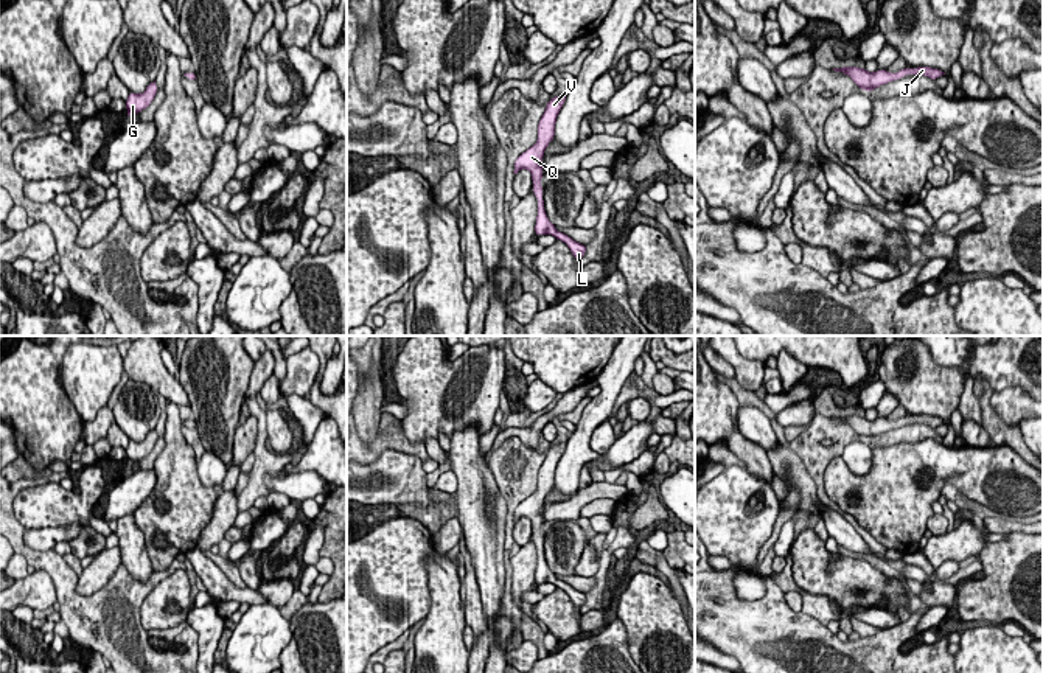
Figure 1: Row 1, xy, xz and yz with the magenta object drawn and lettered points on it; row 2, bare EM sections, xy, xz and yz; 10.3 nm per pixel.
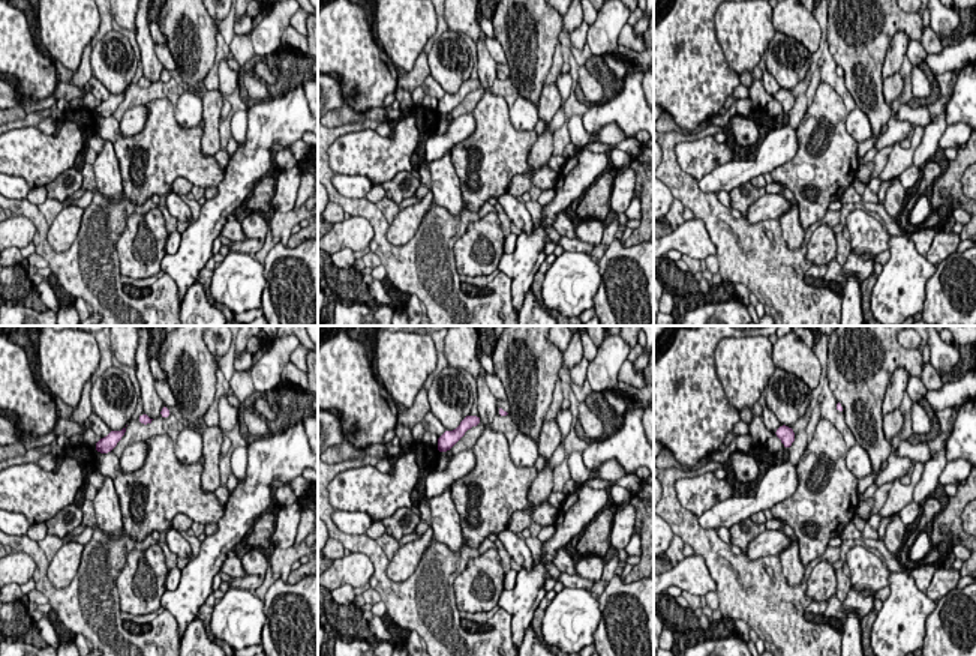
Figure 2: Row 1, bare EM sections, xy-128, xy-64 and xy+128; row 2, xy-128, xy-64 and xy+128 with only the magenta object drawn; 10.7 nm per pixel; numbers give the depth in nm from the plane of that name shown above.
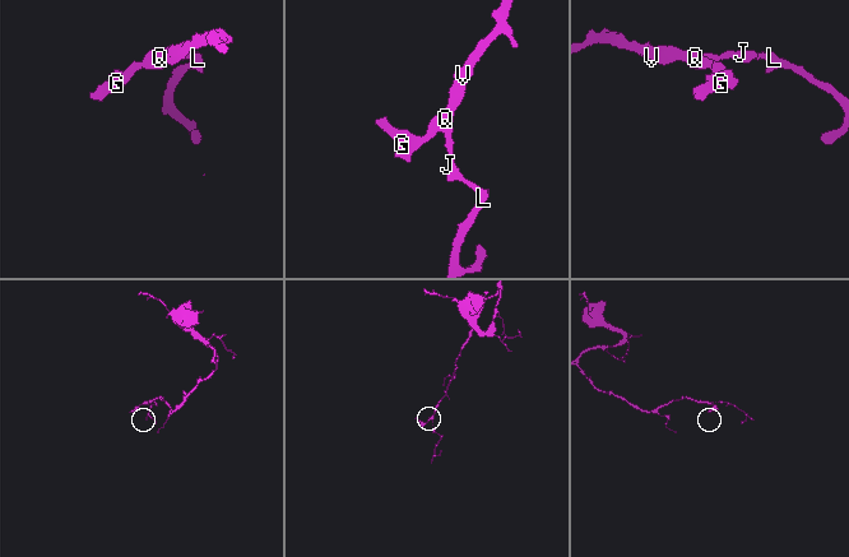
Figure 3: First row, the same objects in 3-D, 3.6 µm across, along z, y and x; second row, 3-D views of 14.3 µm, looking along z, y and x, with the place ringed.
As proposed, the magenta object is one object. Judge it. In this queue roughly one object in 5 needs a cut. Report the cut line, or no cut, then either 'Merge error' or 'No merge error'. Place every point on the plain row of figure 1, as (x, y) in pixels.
No split. No merge error

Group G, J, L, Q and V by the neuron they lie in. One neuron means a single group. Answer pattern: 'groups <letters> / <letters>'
groups G J L Q V

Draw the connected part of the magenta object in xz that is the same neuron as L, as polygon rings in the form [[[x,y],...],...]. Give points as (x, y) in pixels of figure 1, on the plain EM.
[[[566,441],[558,443],[552,448],[549,448],[546,459],[538,471],[538,488],[536,491],[528,496],[525,500],[522,500],[515,508],[515,522],[518,522],[519,518],[528,518],[532,521],[533,528],[533,542],[538,547],[538,564],[536,564],[536,574],[535,574],[535,583],[552,583],[556,588],[567,592],[575,608],[581,608],[586,602],[586,594],[574,589],[570,584],[558,580],[555,574],[549,569],[546,558],[544,558],[544,536],[541,535],[541,525],[544,524],[541,508],[544,507],[544,499],[549,494],[549,491],[555,485],[555,471],[556,465],[564,454]]]

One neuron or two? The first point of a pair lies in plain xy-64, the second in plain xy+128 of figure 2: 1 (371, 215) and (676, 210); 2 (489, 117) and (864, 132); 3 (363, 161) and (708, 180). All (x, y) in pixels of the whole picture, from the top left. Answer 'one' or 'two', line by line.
1: two
2: two
3: two

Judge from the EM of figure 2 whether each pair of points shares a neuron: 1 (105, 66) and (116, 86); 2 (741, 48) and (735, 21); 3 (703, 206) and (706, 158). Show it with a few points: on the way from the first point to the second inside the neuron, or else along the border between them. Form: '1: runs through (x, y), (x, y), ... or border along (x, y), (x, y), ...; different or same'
1: runs through (110, 71), (116, 81); same
2: runs through (741, 42), (741, 27); same
3: border along (675, 152), (678, 165), (697, 179); different

